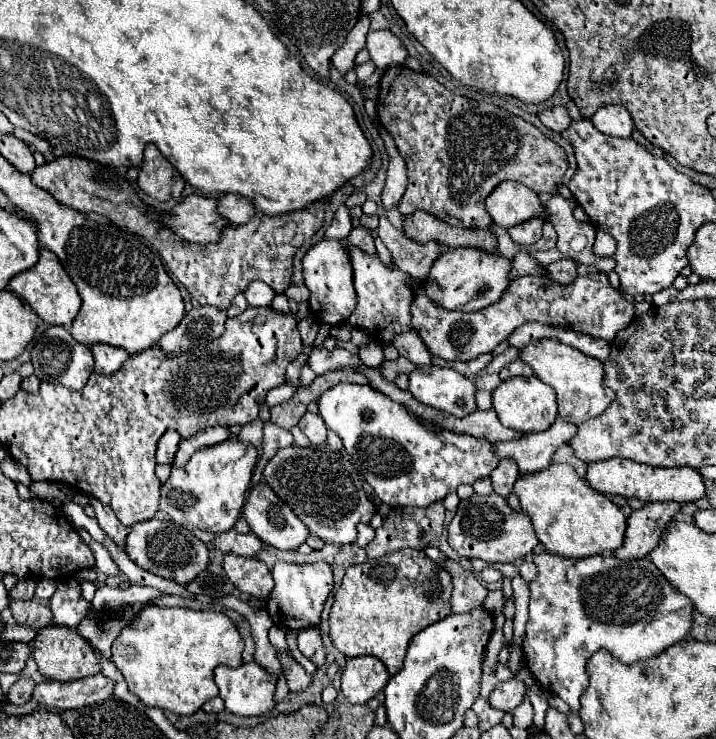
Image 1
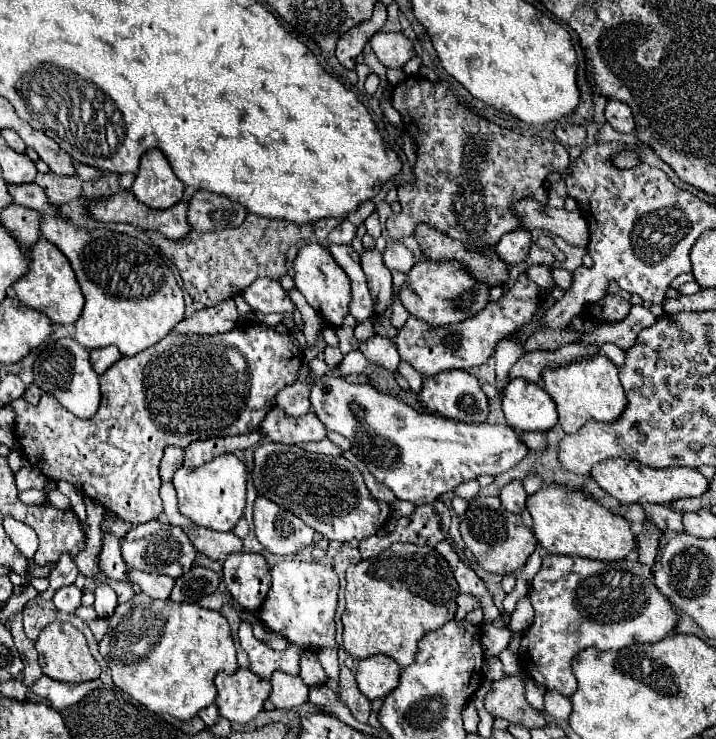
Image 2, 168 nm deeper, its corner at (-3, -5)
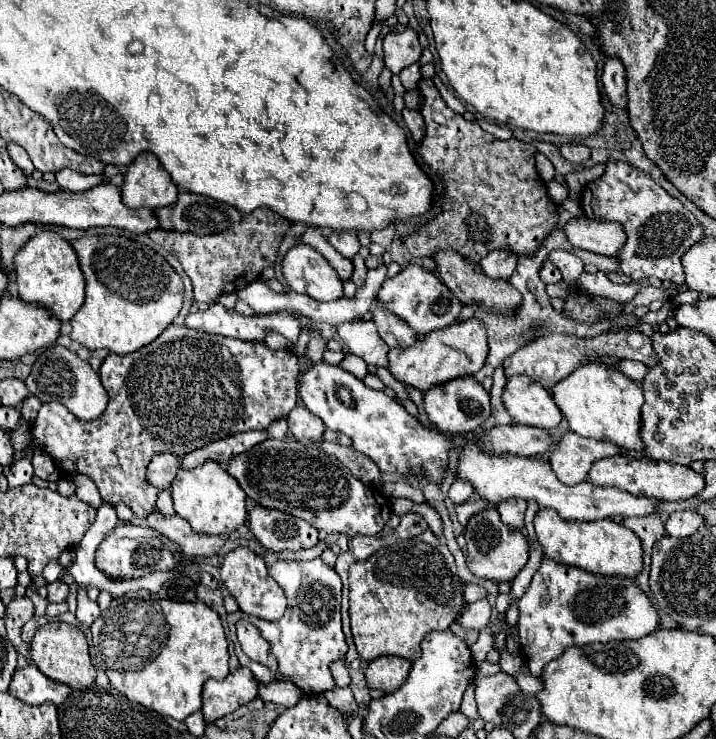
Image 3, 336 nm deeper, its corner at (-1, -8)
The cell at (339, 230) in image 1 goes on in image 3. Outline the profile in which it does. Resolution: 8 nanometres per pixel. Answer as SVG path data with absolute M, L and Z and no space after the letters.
M332 231L328 235L328 241L334 245L334 249L338 253L342 253L346 259L352 259L358 249L360 249L360 243L358 243L358 235L354 231Z

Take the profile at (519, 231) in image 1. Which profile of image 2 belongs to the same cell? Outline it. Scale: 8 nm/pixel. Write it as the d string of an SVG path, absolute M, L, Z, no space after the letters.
M518 228L518 230L502 236L502 240L496 244L496 252L498 252L498 256L502 256L504 262L518 264L528 256L530 244L532 244L532 234L524 228Z

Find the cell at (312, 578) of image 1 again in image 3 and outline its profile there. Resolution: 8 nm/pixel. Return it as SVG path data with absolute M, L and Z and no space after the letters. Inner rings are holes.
M320 557L312 561L276 561L270 567L270 577L284 589L288 599L288 609L280 621L264 621L256 617L248 617L244 613L230 613L228 615L228 629L230 639L236 645L234 653L238 655L240 665L248 667L258 683L272 683L276 679L284 679L294 683L304 695L320 695L336 685L330 663L336 659L344 659L348 653L348 645L342 633L342 617L340 617L340 599L342 599L342 581L338 573L328 567ZM250 619L262 633L264 639L270 641L272 653L278 659L278 671L272 673L268 667L252 661L246 653L242 653L236 641L236 621Z

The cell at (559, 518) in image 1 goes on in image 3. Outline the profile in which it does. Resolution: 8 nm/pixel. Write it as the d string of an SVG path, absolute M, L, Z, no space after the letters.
M540 509L534 519L534 529L544 555L556 563L572 565L594 575L626 579L634 579L642 571L642 547L638 535L612 519L564 521L558 517L556 511Z

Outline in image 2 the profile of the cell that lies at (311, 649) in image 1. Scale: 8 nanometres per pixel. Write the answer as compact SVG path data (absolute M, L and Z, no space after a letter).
M322 648L322 652L314 652L316 660L322 664L328 678L338 680L338 656L334 648Z

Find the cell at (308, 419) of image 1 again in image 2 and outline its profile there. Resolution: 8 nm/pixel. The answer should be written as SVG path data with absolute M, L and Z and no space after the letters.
M270 410L266 420L260 424L260 432L268 436L272 442L280 444L318 442L326 438L326 426L318 420L318 416L314 416L314 412L292 418L286 416L282 410Z

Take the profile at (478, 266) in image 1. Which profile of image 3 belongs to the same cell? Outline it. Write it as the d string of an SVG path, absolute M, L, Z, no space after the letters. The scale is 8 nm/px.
M408 265L396 277L386 279L376 293L376 299L384 305L386 311L404 319L404 323L408 323L418 335L428 335L430 331L452 325L462 309L458 297L438 279L438 275L418 265Z

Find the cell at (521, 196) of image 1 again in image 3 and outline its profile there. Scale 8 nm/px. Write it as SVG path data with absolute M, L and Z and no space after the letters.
M578 217L566 225L566 235L574 247L612 257L618 255L620 247L626 243L626 231L616 221L594 221Z

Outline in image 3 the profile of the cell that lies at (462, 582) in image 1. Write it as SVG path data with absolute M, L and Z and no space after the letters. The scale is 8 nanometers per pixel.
M486 599L482 601L476 601L476 603L468 603L466 609L462 611L462 615L458 617L458 623L464 627L464 629L484 629L488 625L488 619L490 619L490 605Z

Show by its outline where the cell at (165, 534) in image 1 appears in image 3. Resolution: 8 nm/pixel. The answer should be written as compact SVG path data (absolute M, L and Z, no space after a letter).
M118 523L96 549L94 565L112 579L138 579L152 571L170 571L180 563L180 547L150 527Z

